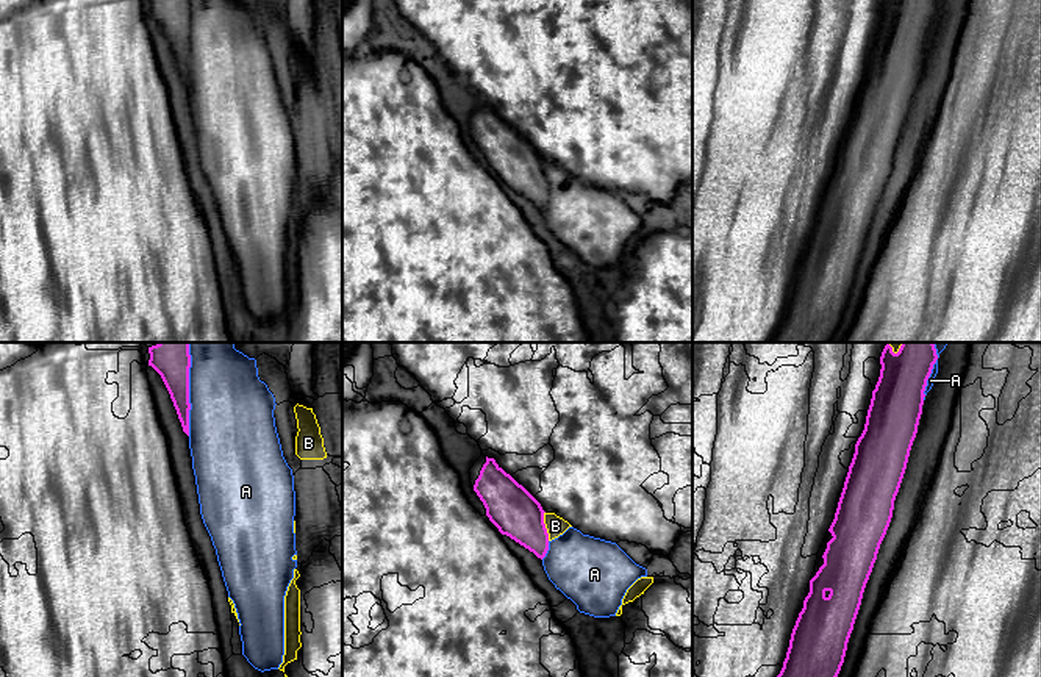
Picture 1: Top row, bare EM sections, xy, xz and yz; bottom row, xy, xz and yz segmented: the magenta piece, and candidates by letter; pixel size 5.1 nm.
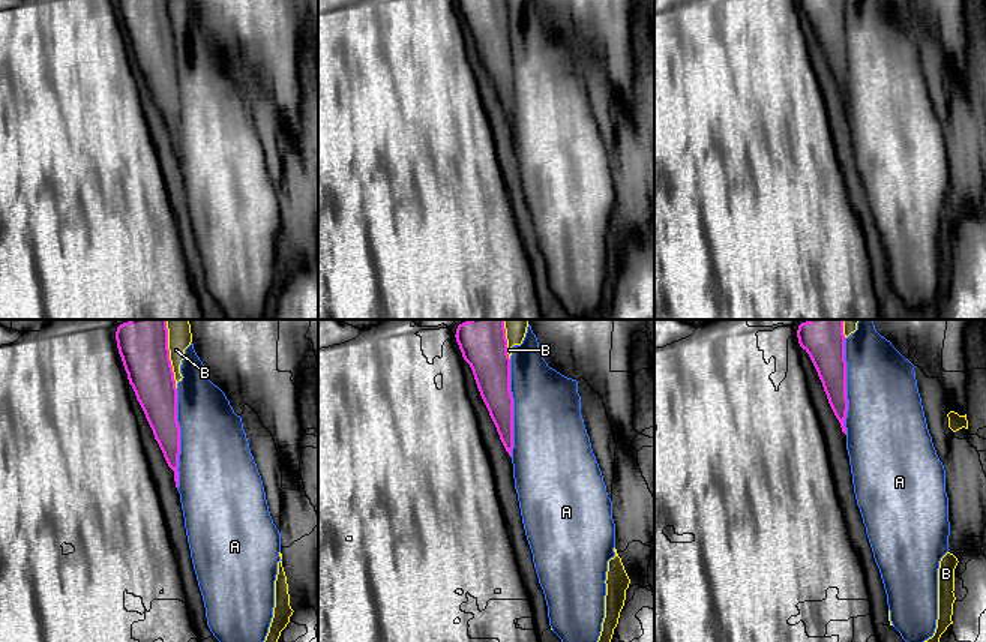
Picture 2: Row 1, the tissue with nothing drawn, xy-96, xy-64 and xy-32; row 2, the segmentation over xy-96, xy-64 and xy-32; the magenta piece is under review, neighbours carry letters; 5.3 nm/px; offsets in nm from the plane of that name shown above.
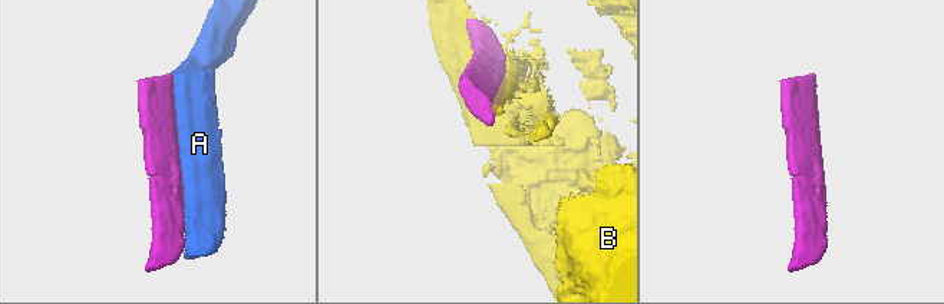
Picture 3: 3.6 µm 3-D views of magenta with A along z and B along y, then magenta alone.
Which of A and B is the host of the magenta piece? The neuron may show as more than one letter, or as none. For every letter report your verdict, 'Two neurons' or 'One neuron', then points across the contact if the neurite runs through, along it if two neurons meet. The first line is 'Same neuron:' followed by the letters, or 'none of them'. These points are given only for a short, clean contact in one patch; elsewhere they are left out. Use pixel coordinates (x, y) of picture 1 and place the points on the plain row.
Same neuron: A
A: One neuron
B: Two neurons

